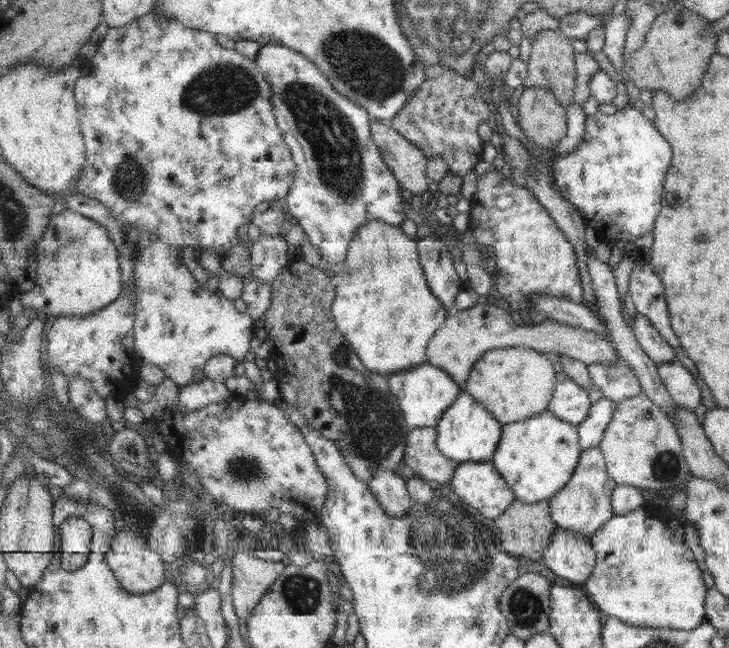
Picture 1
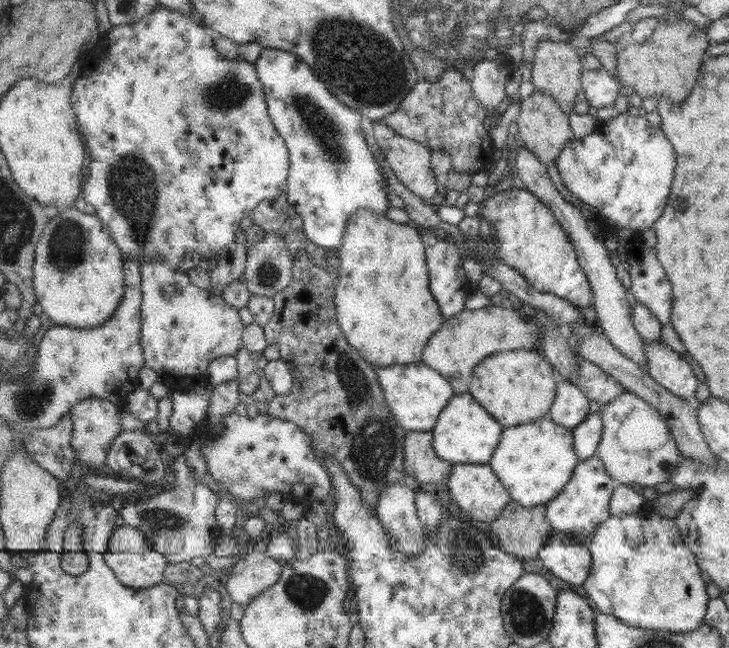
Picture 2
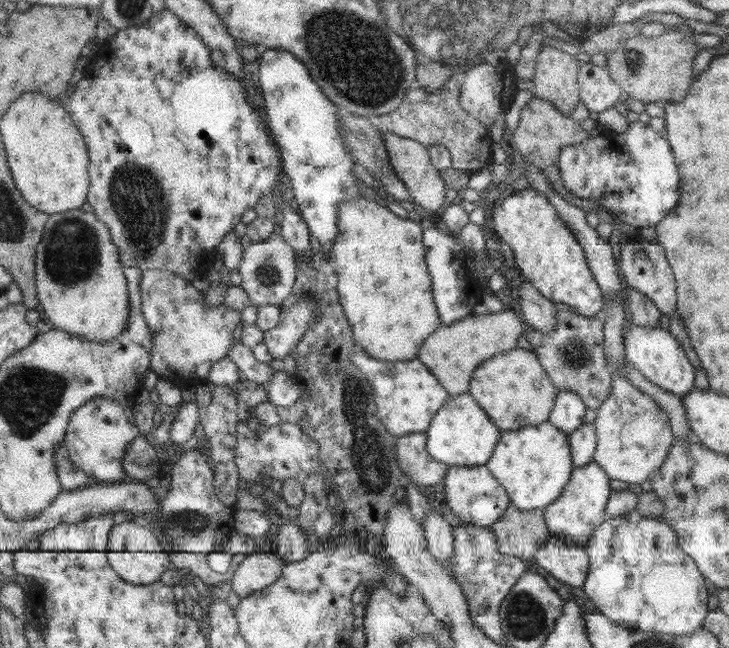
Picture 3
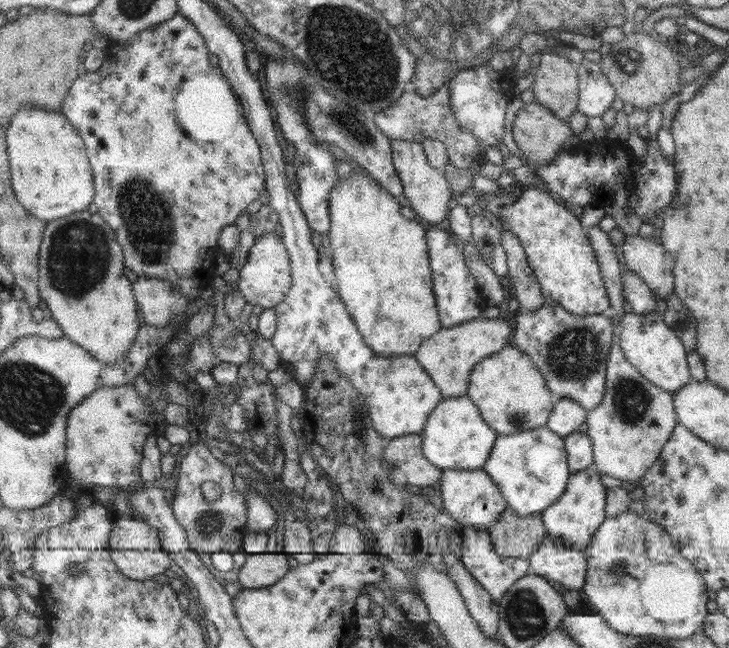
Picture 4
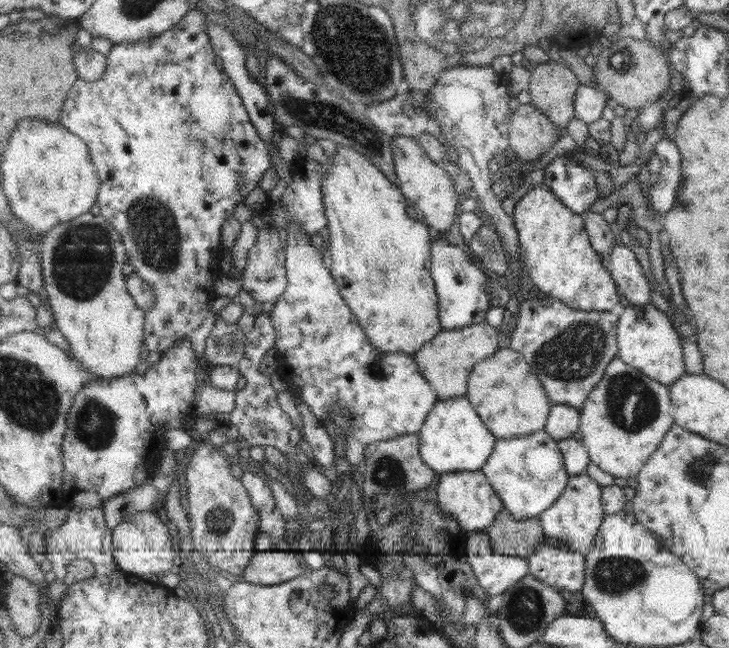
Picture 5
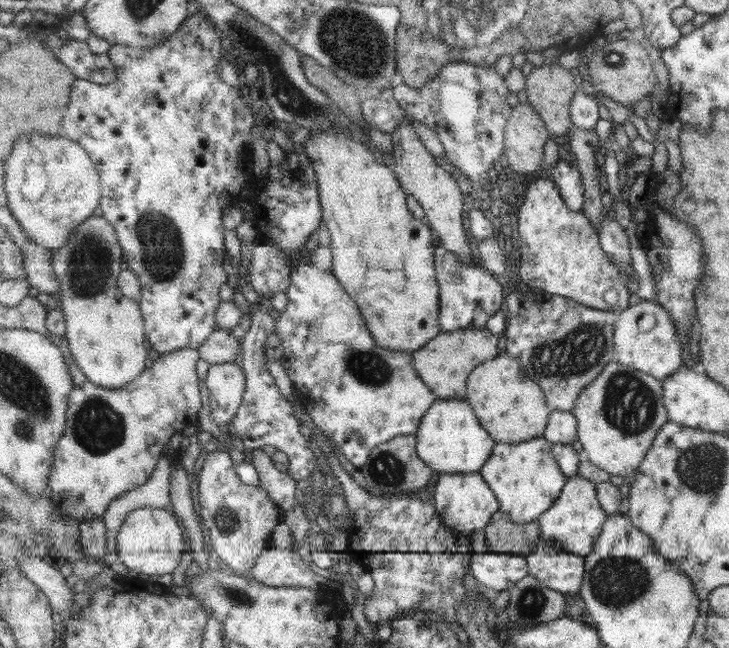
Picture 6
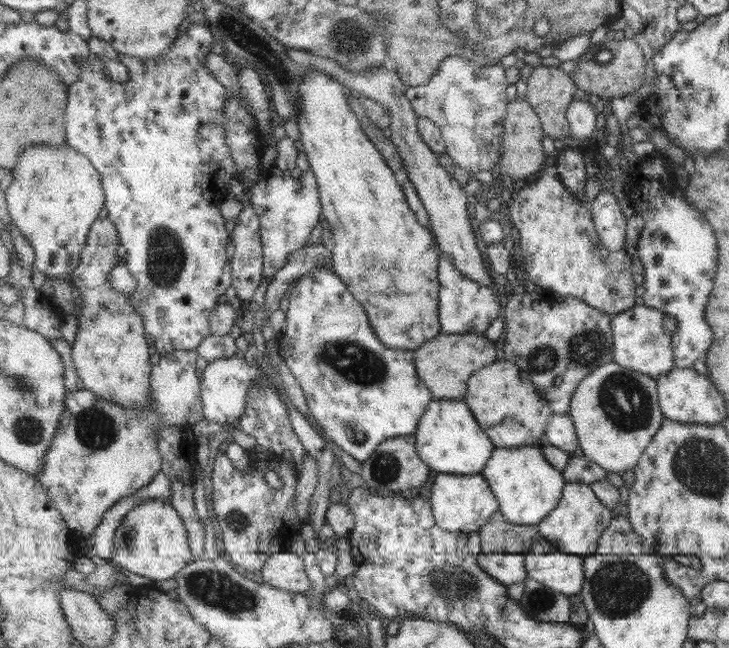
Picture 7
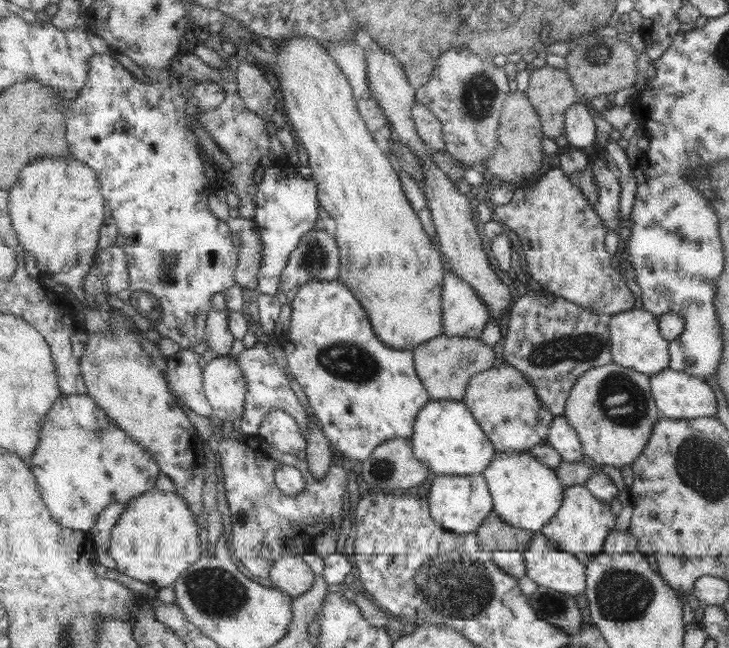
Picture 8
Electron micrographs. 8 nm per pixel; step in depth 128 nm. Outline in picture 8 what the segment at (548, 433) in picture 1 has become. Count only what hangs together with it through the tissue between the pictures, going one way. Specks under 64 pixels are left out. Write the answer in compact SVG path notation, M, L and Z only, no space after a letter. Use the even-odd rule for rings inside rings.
M504 449L497 453L485 473L494 500L494 512L515 528L531 530L541 534L564 504L564 485L557 477L556 470L537 461L528 452L509 452Z

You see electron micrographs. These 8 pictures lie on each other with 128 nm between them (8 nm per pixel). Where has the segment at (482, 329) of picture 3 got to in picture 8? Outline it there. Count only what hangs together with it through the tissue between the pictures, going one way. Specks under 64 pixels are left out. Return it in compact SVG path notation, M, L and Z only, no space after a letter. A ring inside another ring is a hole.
M443 334L420 344L413 351L418 375L435 400L462 401L467 394L471 378L479 372L485 372L496 366L493 348L487 346L480 338L461 338L461 336Z

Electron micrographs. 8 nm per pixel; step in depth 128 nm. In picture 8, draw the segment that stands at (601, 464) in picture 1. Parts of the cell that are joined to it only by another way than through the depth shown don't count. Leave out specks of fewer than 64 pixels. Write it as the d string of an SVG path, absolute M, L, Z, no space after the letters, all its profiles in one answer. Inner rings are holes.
M585 485L565 487L564 490L564 504L554 520L541 530L541 534L549 536L549 540L553 540L557 548L588 561L590 557L600 555L604 551L607 536L615 530L616 516L610 504L598 500Z

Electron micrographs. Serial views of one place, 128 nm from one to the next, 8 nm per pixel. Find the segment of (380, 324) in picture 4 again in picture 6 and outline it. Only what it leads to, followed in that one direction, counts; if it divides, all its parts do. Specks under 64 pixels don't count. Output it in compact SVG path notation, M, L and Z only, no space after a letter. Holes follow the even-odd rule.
M317 131L311 132L311 135L304 146L310 164L315 168L324 222L331 236L332 271L349 295L353 294L353 299L361 304L361 312L365 312L365 320L369 328L373 328L373 336L378 345L394 351L413 352L423 348L429 340L433 340L443 331L439 324L437 304L440 299L440 284L435 278L433 230L430 226L425 226L425 221L415 218L409 212L405 204L407 192L397 179L391 164L383 163L380 156L363 141L353 139L345 131ZM373 288L387 294L389 298L377 300L369 296L369 290Z

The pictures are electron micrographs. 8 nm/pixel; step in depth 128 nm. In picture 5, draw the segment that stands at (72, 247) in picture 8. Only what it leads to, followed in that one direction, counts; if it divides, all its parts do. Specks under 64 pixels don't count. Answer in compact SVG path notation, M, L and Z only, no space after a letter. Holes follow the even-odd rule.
M25 120L25 124L17 128L17 136L13 136L13 140L5 144L1 159L4 174L3 188L12 211L29 228L33 228L33 232L37 232L39 237L43 237L63 221L91 212L100 195L101 179L90 155L88 144L85 144L80 136L69 132L61 122L45 124L41 120Z

